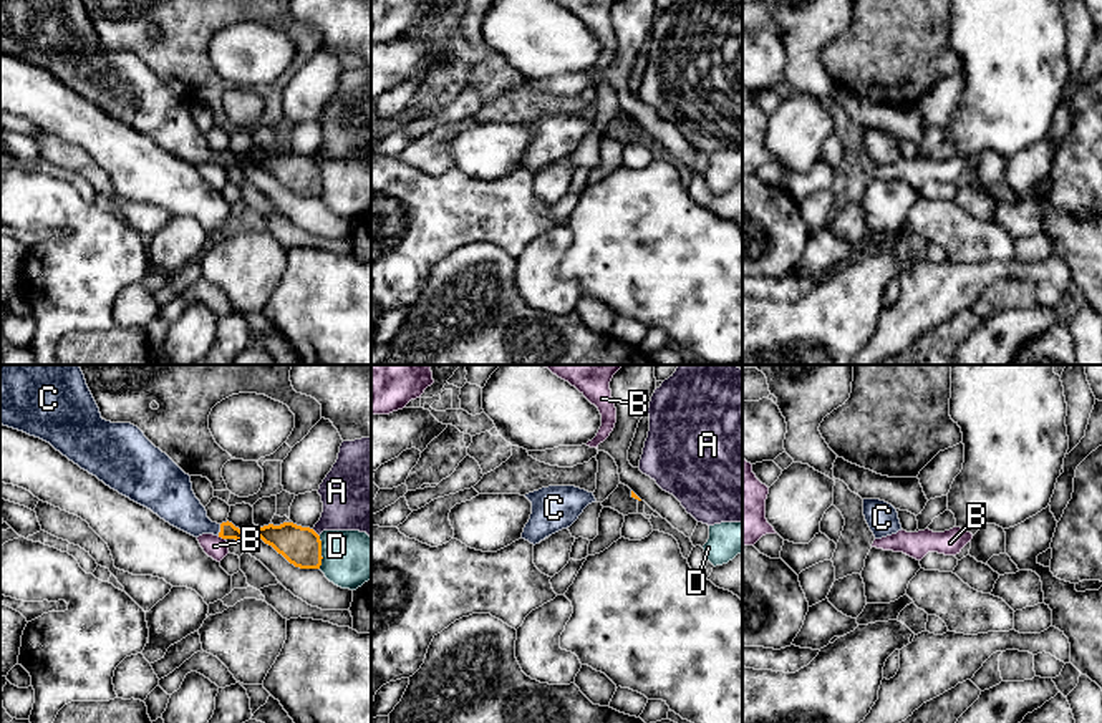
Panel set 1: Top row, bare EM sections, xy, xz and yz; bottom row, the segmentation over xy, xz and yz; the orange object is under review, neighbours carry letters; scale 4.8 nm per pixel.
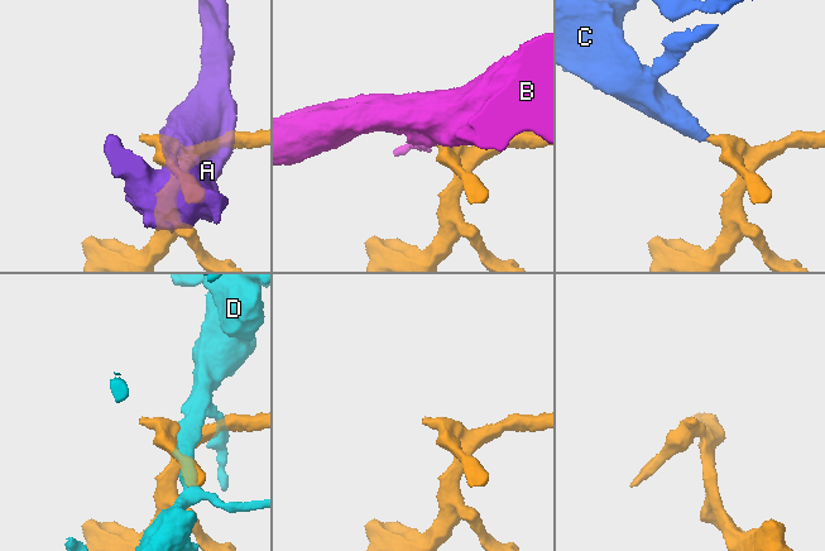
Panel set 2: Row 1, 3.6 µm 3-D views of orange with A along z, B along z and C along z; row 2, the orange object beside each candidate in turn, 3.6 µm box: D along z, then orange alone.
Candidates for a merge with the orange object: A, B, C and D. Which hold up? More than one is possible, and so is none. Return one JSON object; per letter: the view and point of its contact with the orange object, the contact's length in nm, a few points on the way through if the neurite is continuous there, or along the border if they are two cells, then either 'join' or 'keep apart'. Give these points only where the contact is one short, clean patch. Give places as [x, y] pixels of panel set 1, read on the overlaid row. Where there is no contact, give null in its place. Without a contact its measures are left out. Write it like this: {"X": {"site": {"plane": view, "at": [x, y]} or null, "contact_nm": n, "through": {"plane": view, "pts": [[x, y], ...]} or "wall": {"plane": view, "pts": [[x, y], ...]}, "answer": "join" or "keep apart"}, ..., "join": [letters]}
{"A": {"site": {"plane": "xy", "at": [315, 533]}, "contact_nm": 50, "answer": "keep apart"}, "B": {"site": {"plane": "xy", "at": [221, 536]}, "contact_nm": 40, "answer": "keep apart"}, "C": {"site": {"plane": "xy", "at": [221, 529]}, "contact_nm": 60, "through": {"plane": "xy", "pts": [[227, 529], [221, 529], [196, 523], [178, 504]]}, "answer": "join"}, "D": {"site": {"plane": "xy", "at": [320, 553]}, "contact_nm": 160, "answer": "keep apart"}, "join": ["C"]}

